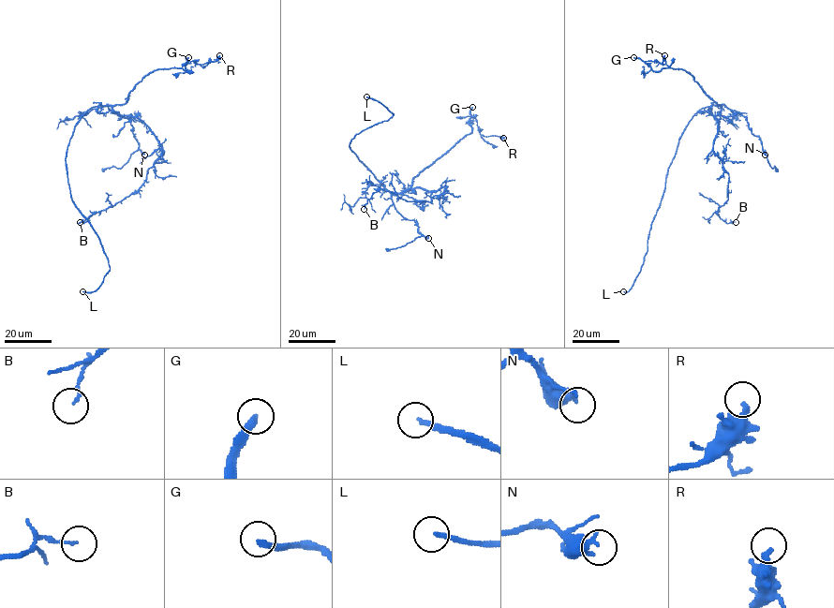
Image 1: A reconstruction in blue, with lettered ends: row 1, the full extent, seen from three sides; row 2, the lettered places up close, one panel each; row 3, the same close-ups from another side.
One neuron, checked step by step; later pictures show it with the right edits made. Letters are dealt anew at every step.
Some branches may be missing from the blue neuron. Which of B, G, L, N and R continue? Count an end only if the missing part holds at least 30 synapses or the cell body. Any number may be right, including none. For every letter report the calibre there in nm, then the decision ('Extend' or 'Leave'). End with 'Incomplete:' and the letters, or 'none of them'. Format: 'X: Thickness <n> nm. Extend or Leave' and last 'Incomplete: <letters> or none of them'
B: Thickness 110 nm. Leave
G: Thickness 260 nm. Extend
L: Thickness 180 nm. Extend
N: Thickness 360 nm. Leave
R: Thickness 260 nm. Leave
Incomplete: G, L

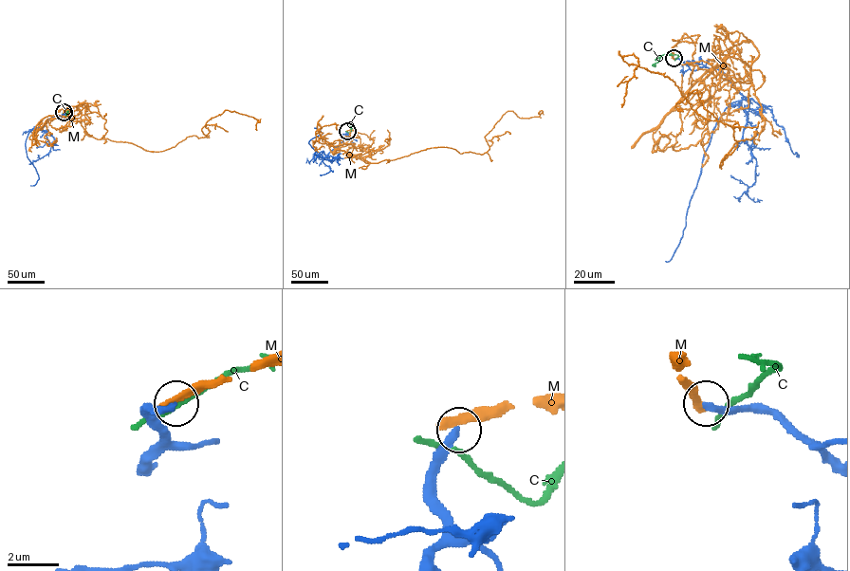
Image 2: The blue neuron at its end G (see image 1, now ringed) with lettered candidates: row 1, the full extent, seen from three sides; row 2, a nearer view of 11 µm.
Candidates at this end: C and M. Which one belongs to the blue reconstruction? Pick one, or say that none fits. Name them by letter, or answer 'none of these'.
none of these

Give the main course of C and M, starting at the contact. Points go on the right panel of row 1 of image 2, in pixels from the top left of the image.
C: (675, 59), (679, 55), (663, 54), (652, 65)
M: (674, 59), (679, 42), (751, 42), (764, 128), (719, 167), (737, 122), (619, 51), (638, 64), (621, 107)

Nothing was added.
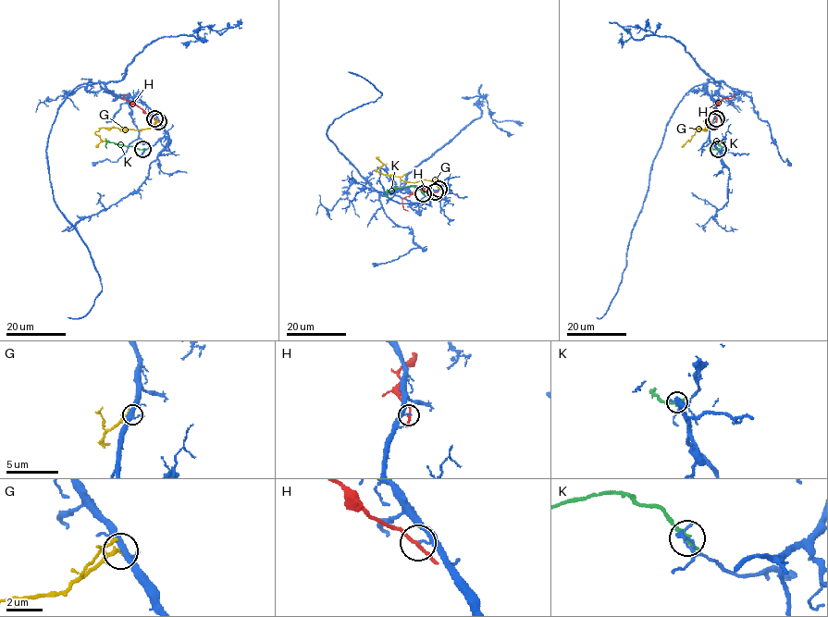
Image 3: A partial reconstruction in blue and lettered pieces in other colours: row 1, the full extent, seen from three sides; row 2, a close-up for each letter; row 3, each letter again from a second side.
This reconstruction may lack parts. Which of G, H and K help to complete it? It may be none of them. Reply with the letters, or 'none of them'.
none of them

